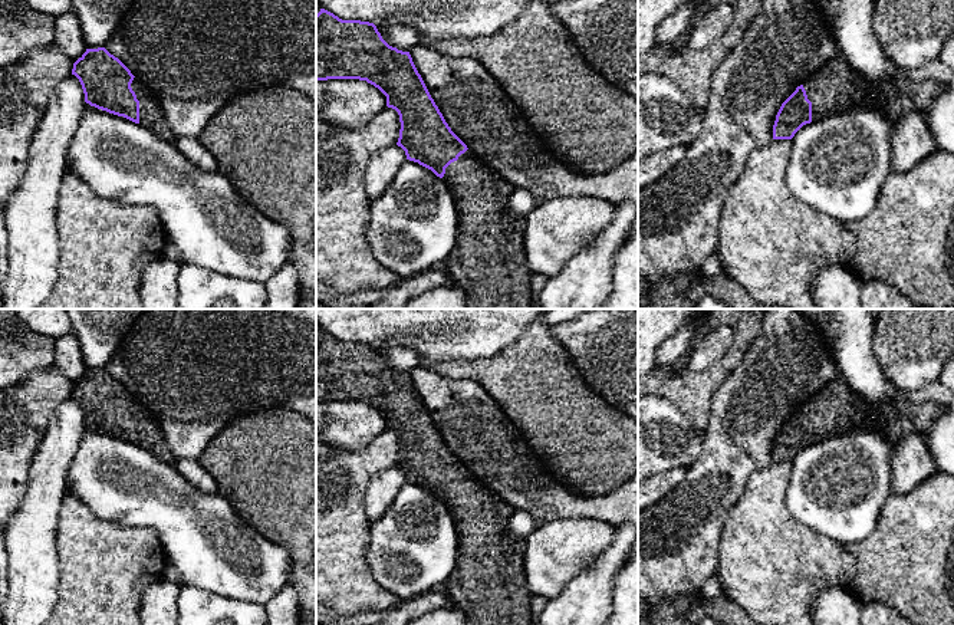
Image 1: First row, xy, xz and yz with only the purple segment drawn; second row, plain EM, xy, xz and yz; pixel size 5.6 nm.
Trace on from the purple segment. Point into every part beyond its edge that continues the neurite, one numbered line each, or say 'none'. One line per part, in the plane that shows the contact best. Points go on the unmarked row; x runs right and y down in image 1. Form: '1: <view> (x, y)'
1: xy (151, 438)

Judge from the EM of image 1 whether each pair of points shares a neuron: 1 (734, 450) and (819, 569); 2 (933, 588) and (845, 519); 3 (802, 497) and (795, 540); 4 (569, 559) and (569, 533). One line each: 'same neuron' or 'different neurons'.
1: different neurons
2: different neurons
3: different neurons
4: same neuron

